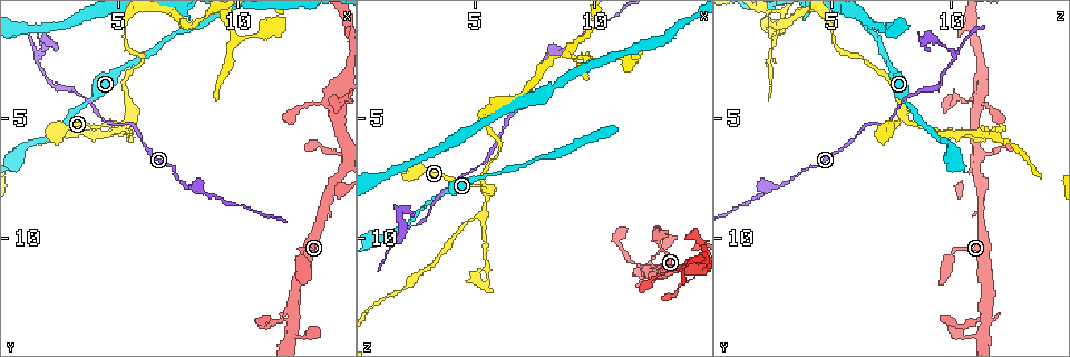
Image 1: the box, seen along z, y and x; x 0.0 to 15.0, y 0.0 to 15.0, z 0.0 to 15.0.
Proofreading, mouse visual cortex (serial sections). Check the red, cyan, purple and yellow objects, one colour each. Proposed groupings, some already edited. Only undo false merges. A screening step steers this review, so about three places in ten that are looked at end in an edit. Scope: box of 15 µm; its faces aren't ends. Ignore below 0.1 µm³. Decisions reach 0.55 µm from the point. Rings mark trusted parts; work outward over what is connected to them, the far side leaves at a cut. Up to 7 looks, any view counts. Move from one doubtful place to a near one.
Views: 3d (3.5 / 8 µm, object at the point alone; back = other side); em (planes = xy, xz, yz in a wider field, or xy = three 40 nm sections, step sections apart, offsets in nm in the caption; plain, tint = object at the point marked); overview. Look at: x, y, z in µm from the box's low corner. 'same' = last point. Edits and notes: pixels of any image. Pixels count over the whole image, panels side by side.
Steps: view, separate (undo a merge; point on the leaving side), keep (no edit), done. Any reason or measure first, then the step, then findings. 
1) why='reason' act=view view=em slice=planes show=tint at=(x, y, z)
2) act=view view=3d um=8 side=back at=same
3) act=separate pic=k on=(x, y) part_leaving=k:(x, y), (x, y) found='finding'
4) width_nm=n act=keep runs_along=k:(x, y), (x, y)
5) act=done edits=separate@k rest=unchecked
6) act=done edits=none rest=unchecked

why='sharp bend' act=view view=3d um=3.5 at=(1.6, 2.4, 10.2)

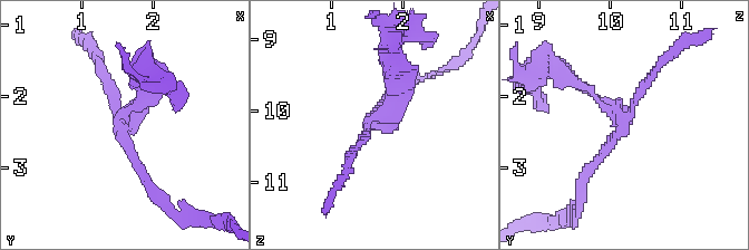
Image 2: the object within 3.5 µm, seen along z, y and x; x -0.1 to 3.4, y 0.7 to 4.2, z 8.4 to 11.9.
why='now the EM' act=view view=em slice=xy step=5 show=tint at=(1.60, 2.40, 10.10)

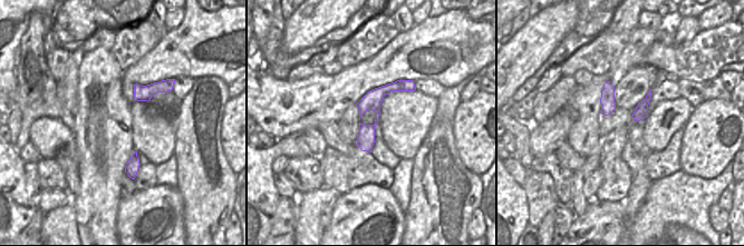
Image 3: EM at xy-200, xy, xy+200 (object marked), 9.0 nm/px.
why='another direction' act=view view=em slice=xy step=1 show=tint at=same

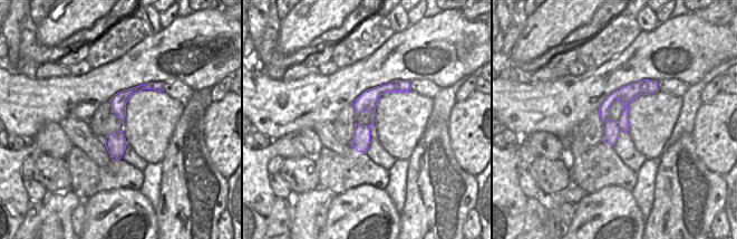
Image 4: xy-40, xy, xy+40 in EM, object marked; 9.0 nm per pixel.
act=keep runs_along=2:(149, 181), (122, 136), (142, 78) found='all the same cell'

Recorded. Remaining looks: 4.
why='arms part here' act=view view=3d um=8 side=back at=(5.5, 4.9, 8.0)

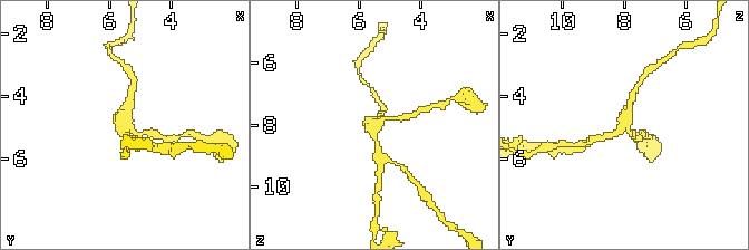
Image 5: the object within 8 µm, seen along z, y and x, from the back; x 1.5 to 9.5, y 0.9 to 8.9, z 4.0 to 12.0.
act=view view=em slice=planes show=tint at=(5.4, 4.9, 7.9)

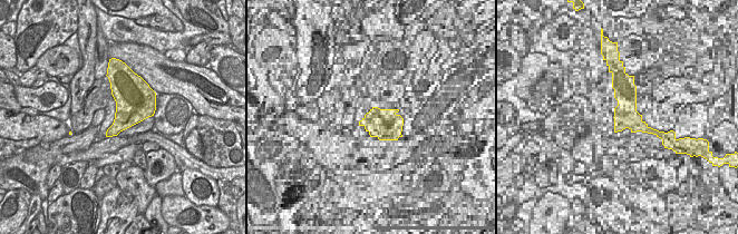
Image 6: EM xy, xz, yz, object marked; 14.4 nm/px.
width_nm=550 act=keep runs_along=5:(154, 134), (134, 133), (123, 122), (129, 97) found='one cell here'

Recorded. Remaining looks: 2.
act=done edits=none rest=unchecked

